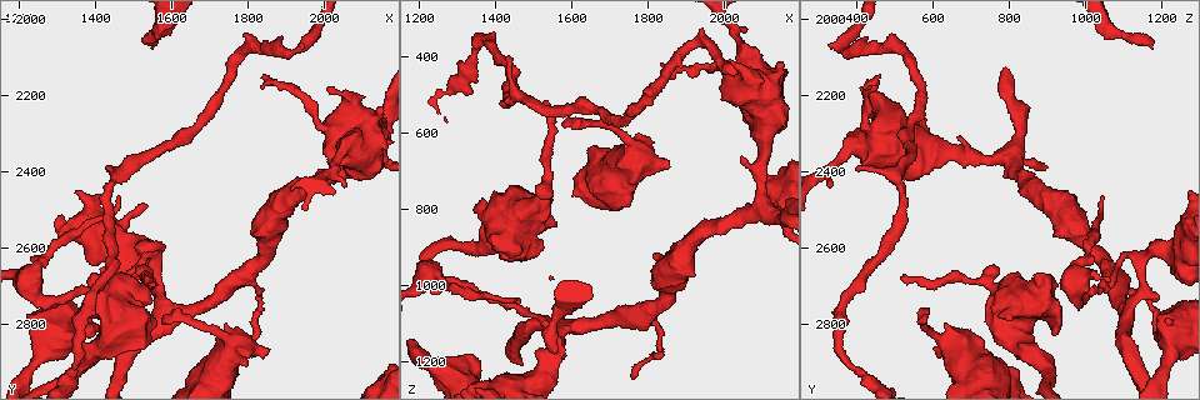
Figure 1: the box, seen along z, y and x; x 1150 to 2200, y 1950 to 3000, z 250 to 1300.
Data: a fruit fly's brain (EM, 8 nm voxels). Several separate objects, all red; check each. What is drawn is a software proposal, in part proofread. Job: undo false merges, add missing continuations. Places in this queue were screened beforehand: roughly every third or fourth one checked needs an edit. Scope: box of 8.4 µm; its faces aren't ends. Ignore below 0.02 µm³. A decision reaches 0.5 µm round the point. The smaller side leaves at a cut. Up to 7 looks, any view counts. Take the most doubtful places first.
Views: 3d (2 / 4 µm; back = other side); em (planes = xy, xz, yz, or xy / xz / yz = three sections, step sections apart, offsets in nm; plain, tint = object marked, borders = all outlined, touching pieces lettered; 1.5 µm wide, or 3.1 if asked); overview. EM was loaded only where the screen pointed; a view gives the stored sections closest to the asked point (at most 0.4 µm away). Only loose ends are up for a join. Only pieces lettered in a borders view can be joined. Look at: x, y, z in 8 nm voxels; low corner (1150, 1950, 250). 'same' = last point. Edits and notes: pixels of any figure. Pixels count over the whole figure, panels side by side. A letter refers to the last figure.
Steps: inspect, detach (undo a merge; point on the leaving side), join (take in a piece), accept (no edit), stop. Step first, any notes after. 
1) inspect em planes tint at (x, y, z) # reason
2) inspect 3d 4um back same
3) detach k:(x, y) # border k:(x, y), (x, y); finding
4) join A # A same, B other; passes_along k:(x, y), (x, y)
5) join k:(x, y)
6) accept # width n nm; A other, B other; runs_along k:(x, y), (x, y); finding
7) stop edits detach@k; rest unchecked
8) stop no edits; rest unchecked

inspect 3d 2um at (1535, 2675, 525) # free end

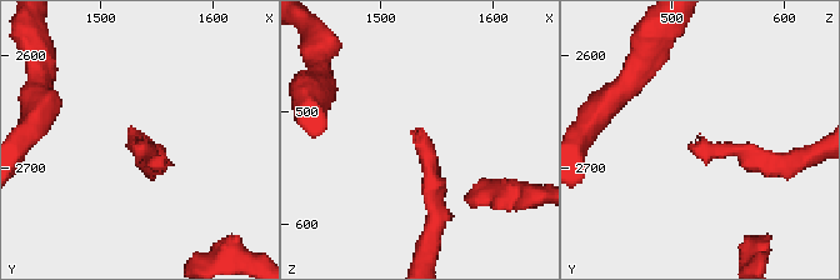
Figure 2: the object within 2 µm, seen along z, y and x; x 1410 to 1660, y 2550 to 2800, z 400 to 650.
inspect em planes borders at (1530, 2680, 516)

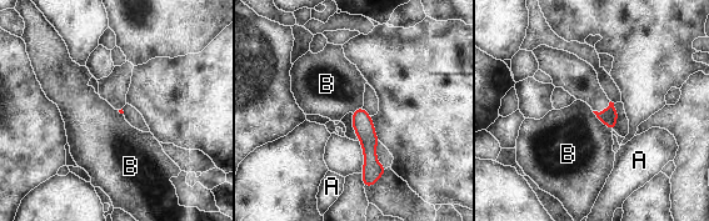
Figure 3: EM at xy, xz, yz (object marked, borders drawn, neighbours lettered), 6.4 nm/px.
accept # A other, B other; none of them fits

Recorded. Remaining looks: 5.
inspect 3d 4um at (1555, 2640, 1145) # three arms meet

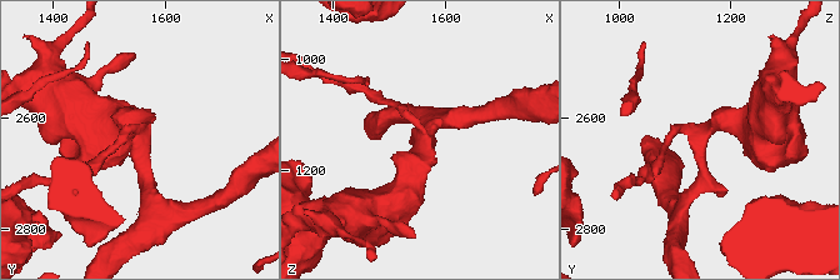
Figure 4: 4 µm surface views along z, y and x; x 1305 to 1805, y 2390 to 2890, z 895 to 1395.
inspect em planes tint at (1560, 2640, 1140) # arms 3; need the tissue

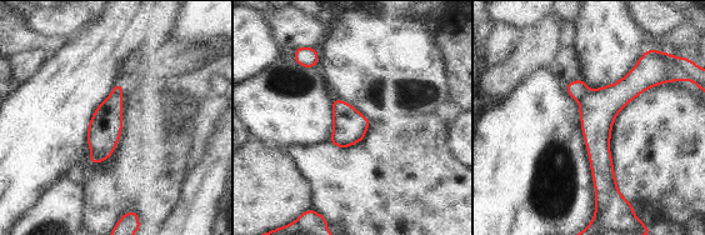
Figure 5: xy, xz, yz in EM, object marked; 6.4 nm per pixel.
inspect em planes borders same

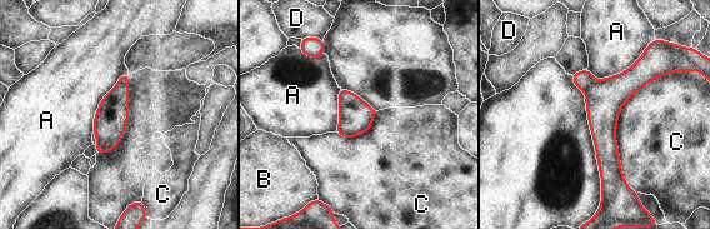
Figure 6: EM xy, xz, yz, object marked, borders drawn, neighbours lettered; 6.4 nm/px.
detach 6:(584, 79) # width 220 nm; A other, B other, C other, D other; border 6:(594, 80), (585, 91); two neurons meet here

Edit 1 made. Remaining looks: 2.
stop edits detach@6; rest unchecked

